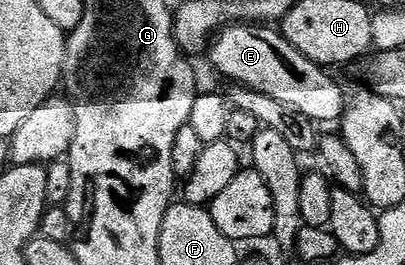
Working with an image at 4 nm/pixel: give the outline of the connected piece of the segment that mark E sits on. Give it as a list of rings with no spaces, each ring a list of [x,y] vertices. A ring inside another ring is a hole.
[[[257,24],[228,25],[214,38],[209,56],[220,78],[247,86],[253,91],[264,93],[277,99],[291,109],[305,115],[311,121],[338,122],[347,107],[348,98],[343,97],[343,89],[330,77],[326,68],[314,65],[297,47],[283,38],[282,32]]]

